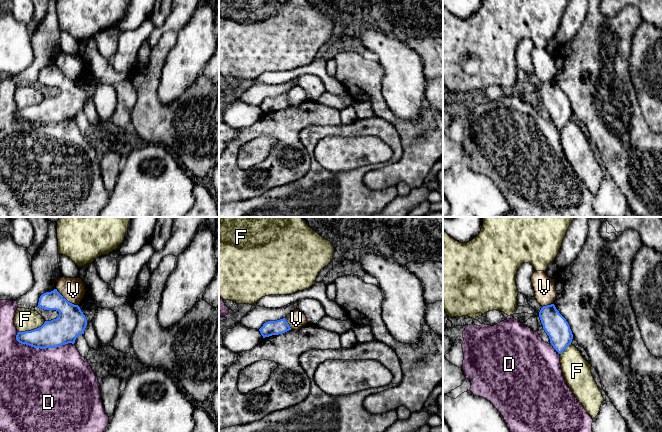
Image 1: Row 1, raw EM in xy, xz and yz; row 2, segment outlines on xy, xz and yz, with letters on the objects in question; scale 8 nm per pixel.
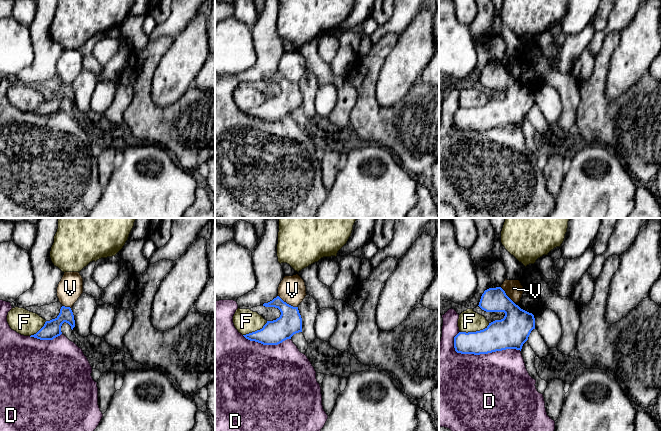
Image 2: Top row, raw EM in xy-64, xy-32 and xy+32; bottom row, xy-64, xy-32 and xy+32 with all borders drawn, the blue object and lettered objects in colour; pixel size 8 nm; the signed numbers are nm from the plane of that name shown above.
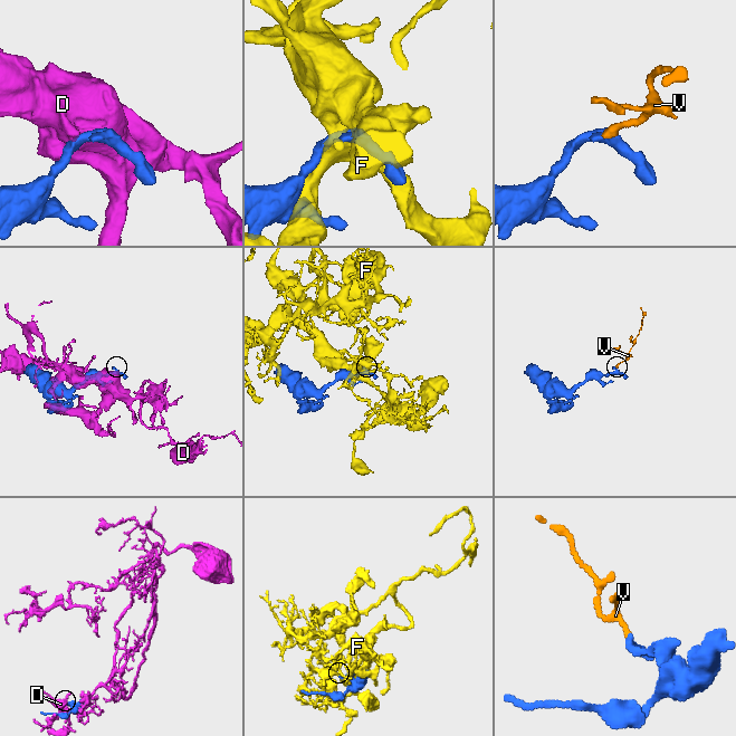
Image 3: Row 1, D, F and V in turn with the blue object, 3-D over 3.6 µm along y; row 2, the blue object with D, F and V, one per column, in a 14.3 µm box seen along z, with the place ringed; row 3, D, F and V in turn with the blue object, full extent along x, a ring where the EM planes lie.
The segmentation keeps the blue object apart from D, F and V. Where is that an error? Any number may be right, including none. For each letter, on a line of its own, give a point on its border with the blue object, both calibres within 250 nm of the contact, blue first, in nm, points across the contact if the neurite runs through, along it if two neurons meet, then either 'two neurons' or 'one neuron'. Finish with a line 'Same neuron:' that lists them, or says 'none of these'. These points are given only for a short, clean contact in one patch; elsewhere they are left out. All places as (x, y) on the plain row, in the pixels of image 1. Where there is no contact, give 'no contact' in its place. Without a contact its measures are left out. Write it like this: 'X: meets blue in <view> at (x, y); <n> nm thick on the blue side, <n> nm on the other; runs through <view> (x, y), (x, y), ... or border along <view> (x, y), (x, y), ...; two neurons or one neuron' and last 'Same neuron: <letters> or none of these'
D: meets blue in xy at (43, 124); 220 nm thick on the blue side, 500 nm on the other; two neurons
F: meets blue in xy at (31, 106); 220 nm thick on the blue side, 180 nm on the other; two neurons
V: meets blue in xy at (66, 76); 240 nm thick on the blue side, 190 nm on the other; border along xy (56, 64), (68, 77), (78, 82); two neurons
Same neuron: none of these

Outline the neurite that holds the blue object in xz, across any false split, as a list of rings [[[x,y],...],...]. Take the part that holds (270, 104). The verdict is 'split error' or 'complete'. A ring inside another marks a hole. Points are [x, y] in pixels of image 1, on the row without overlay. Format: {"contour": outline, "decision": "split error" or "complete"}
{"contour": [[[285,94],[277,97],[268,97],[259,105],[263,114],[272,111],[279,111],[289,106],[291,106],[291,104]]], "decision": "complete"}

